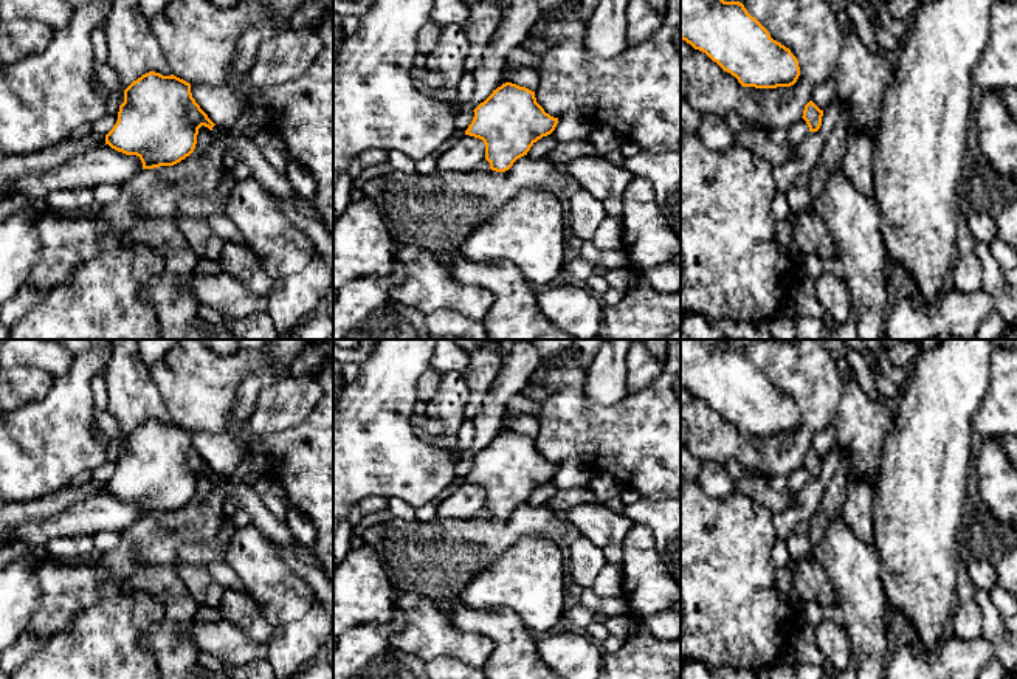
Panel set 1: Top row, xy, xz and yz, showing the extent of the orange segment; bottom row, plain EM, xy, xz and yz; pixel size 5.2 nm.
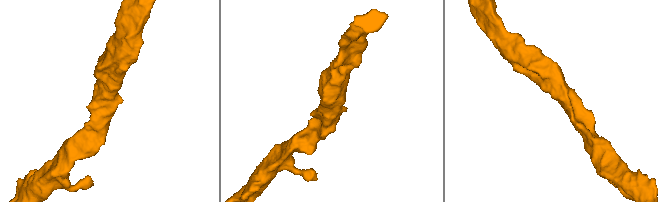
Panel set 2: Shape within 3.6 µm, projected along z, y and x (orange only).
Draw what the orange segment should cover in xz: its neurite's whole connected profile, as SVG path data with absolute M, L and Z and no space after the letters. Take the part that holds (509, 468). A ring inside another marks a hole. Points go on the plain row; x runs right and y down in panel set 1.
M505 429L474 457L465 482L485 491L485 507L496 519L508 518L543 484L550 482L558 465L536 450L535 439Z

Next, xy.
M149 419L124 437L118 468L105 482L105 491L136 502L143 516L174 513L194 499L202 473L223 490L226 499L234 499L237 508L246 512L253 526L274 544L293 552L304 547L288 526L264 505L253 485L215 473L192 445L191 431L174 422Z

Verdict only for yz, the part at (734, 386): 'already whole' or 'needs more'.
already whole

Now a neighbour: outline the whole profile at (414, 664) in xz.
M389 648L389 650L391 650L391 654L395 657L395 660L406 665L417 679L428 679L426 670L425 670L425 665L426 665L425 660L420 660L419 657L398 651L395 648Z

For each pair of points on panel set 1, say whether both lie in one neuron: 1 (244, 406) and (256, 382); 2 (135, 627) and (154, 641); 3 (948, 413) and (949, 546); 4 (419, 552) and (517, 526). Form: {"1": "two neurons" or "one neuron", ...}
{"1": "one neuron", "2": "two neurons", "3": "one neuron", "4": "one neuron"}

